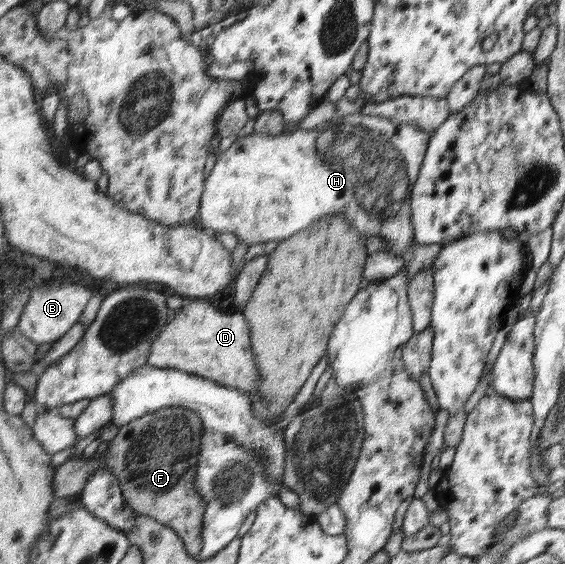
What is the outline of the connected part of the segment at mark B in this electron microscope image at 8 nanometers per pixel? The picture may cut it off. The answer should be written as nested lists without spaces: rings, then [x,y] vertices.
[[[57,279],[52,285],[42,283],[34,288],[17,328],[21,329],[27,338],[39,344],[55,343],[79,323],[79,318],[83,316],[83,312],[85,312],[87,304],[91,302],[93,296],[95,296],[95,292],[89,286],[68,280],[59,281]]]

